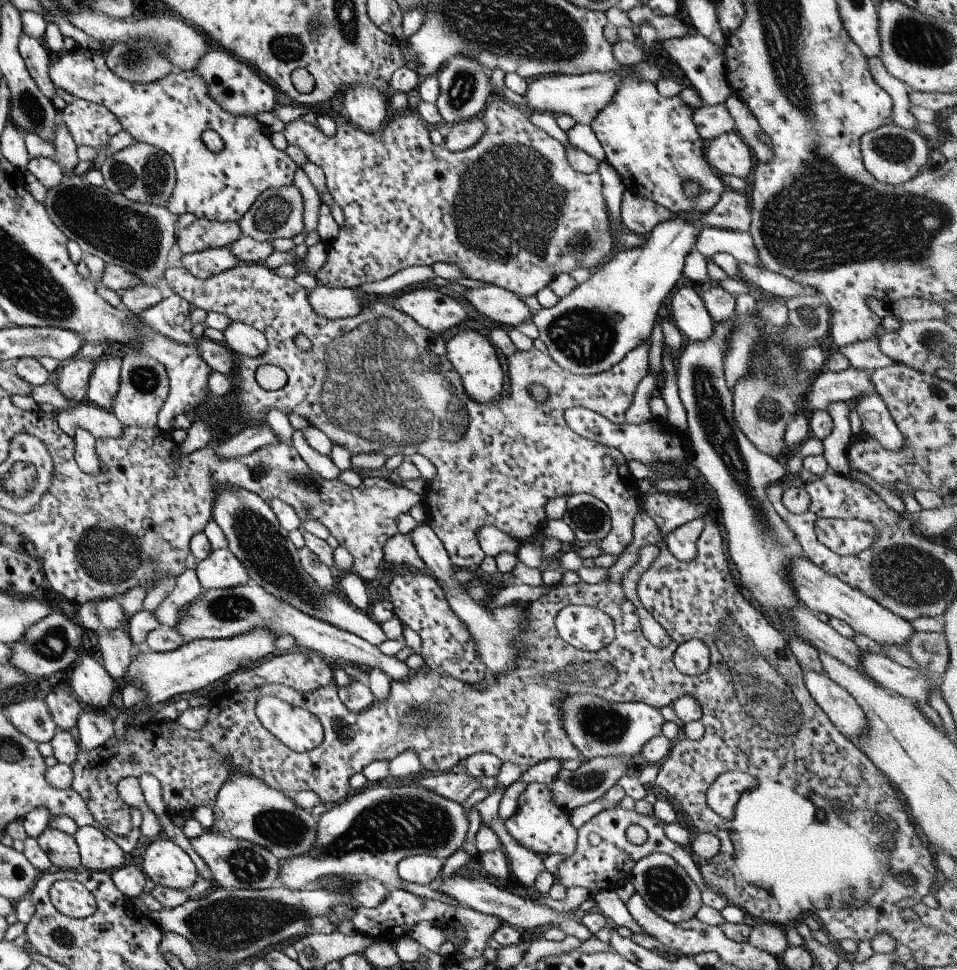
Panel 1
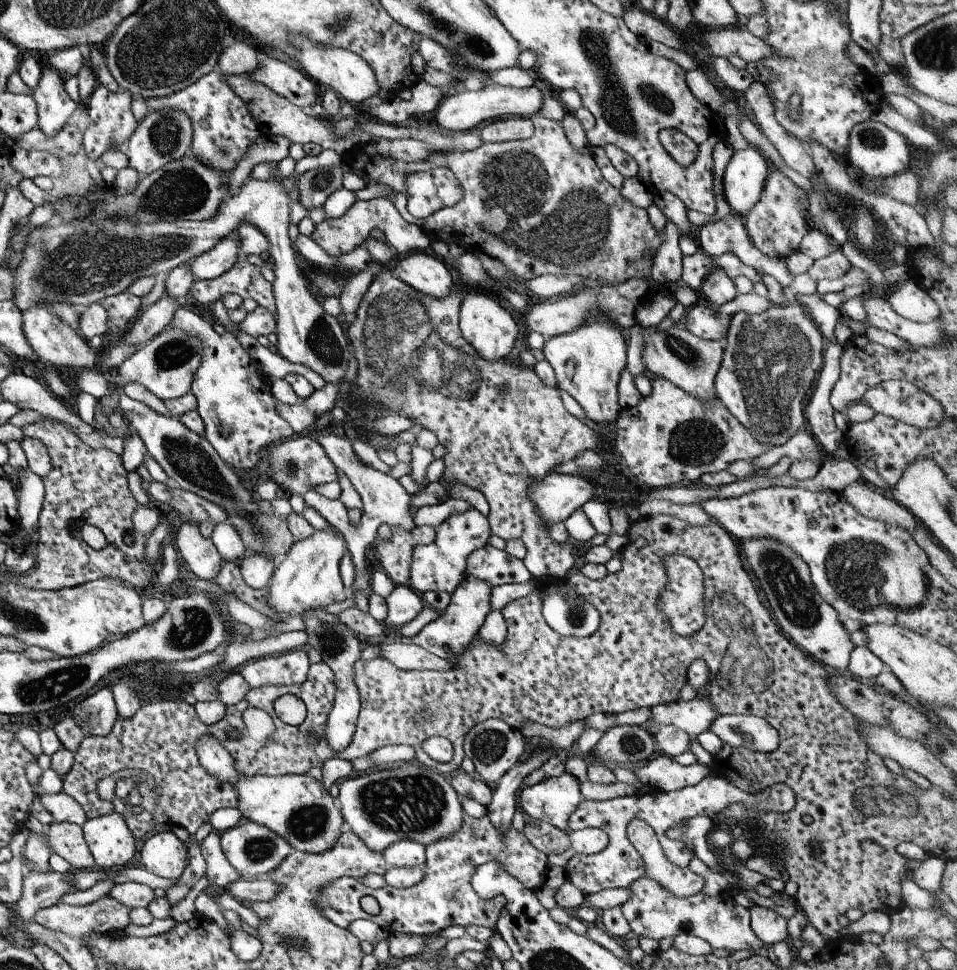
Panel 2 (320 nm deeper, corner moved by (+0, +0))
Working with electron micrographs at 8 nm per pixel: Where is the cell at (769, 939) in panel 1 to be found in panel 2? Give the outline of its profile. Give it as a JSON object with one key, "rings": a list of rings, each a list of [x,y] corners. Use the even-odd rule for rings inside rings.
{"rings":[[[753,905],[747,910],[751,931],[764,946],[783,942],[787,938],[786,920],[769,908]]]}

